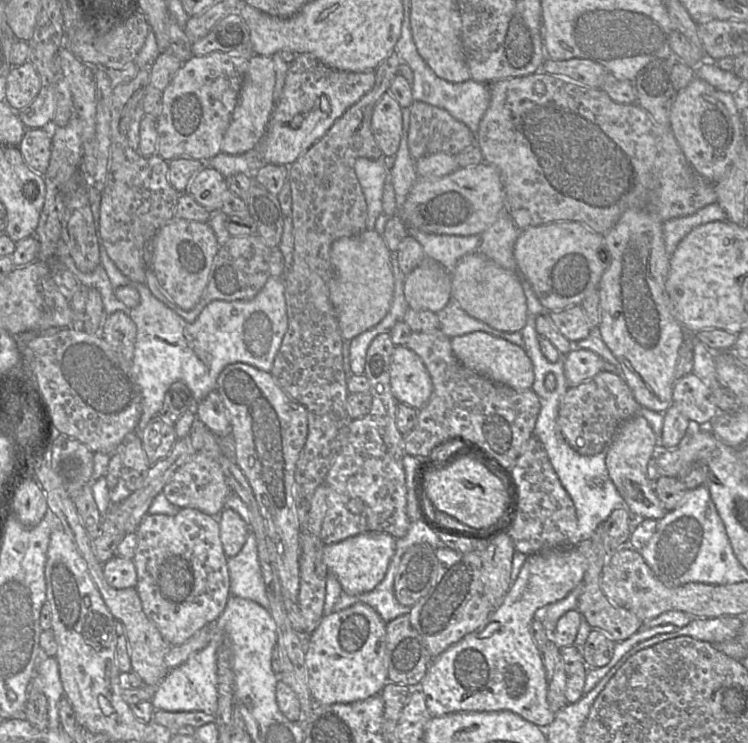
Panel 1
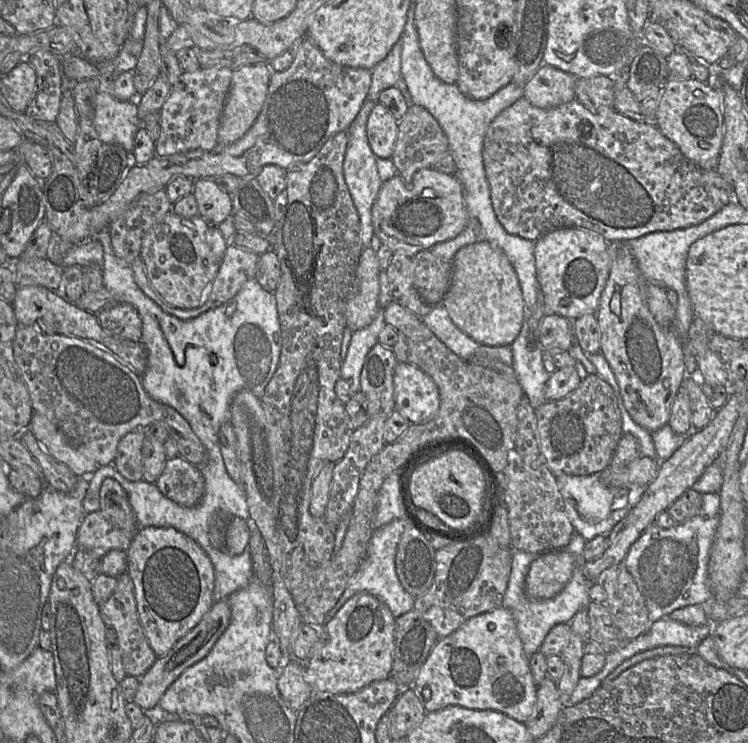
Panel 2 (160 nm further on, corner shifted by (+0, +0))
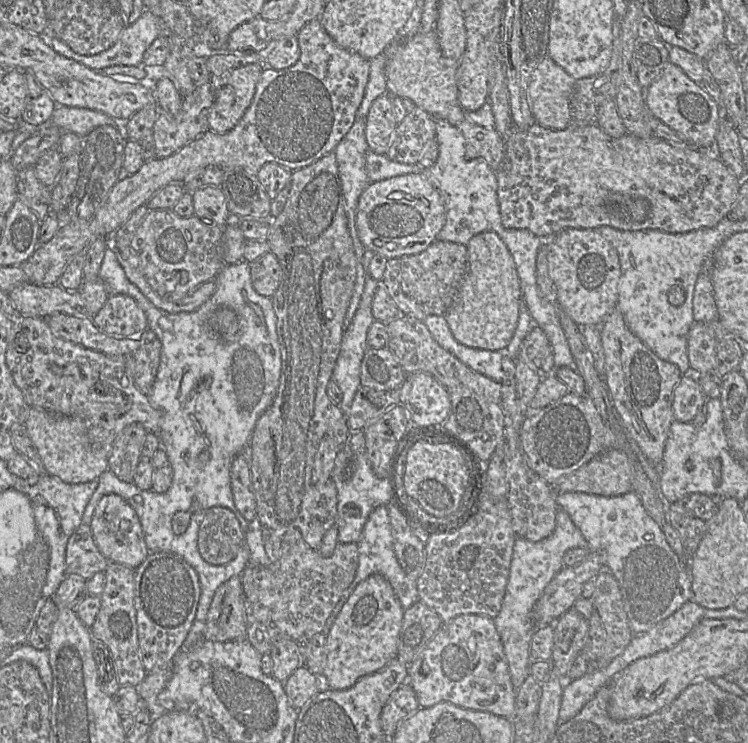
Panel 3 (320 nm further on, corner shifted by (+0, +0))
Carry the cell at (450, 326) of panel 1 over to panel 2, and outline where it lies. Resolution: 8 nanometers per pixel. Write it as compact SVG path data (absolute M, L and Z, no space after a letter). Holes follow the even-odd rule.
M443 304L433 306L431 312L421 319L451 351L462 359L471 361L473 355L487 356L507 365L513 365L511 345L480 345L453 323Z

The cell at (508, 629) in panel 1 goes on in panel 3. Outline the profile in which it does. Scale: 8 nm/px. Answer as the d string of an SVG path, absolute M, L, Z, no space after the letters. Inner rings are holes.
M479 614L459 615L448 623L429 641L417 658L408 666L408 683L416 693L420 707L427 708L440 702L450 702L462 708L490 712L513 719L517 690L514 688L501 638L494 619Z

